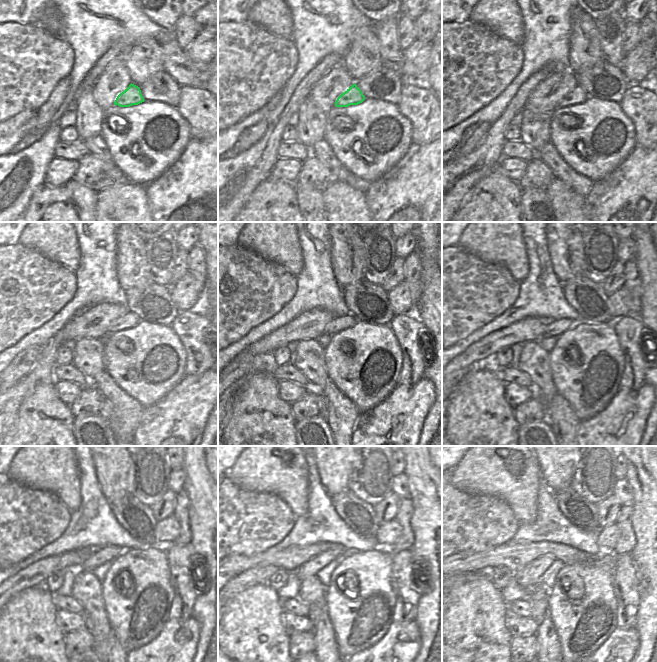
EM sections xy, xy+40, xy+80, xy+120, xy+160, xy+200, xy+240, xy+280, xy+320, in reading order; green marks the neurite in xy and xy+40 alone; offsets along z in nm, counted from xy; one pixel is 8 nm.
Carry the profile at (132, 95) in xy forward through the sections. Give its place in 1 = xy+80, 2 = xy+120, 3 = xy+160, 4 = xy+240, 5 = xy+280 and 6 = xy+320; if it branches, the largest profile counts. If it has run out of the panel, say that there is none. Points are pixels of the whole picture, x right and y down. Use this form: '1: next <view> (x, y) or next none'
1: next xy+80 (578, 95)
2: next xy+120 (128, 320)
3: next xy+160 (337, 324)
4: next xy+240 (99, 556)
5: next xy+280 (310, 568)
6: next xy+320 (529, 576)

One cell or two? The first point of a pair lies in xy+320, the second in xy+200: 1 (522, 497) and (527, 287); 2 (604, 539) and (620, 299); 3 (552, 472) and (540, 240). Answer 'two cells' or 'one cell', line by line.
1: two cells
2: one cell
3: two cells

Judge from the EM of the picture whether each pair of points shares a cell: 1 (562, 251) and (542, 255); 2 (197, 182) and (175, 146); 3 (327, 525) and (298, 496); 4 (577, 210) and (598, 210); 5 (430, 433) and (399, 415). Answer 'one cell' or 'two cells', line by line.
1: two cells
2: two cells
3: two cells
4: two cells
5: two cells

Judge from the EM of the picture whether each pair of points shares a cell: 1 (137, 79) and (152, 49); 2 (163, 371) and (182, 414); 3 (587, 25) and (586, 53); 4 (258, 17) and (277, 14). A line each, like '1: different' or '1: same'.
1: same
2: different
3: same
4: same

